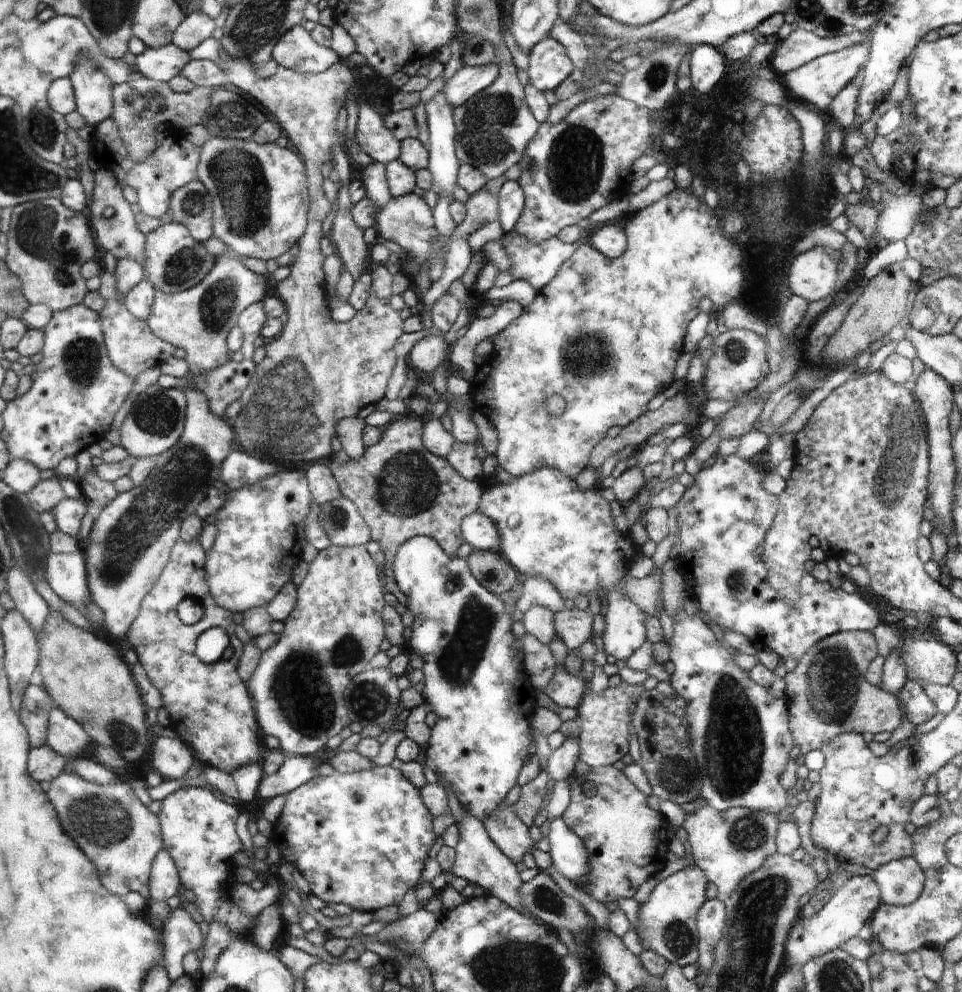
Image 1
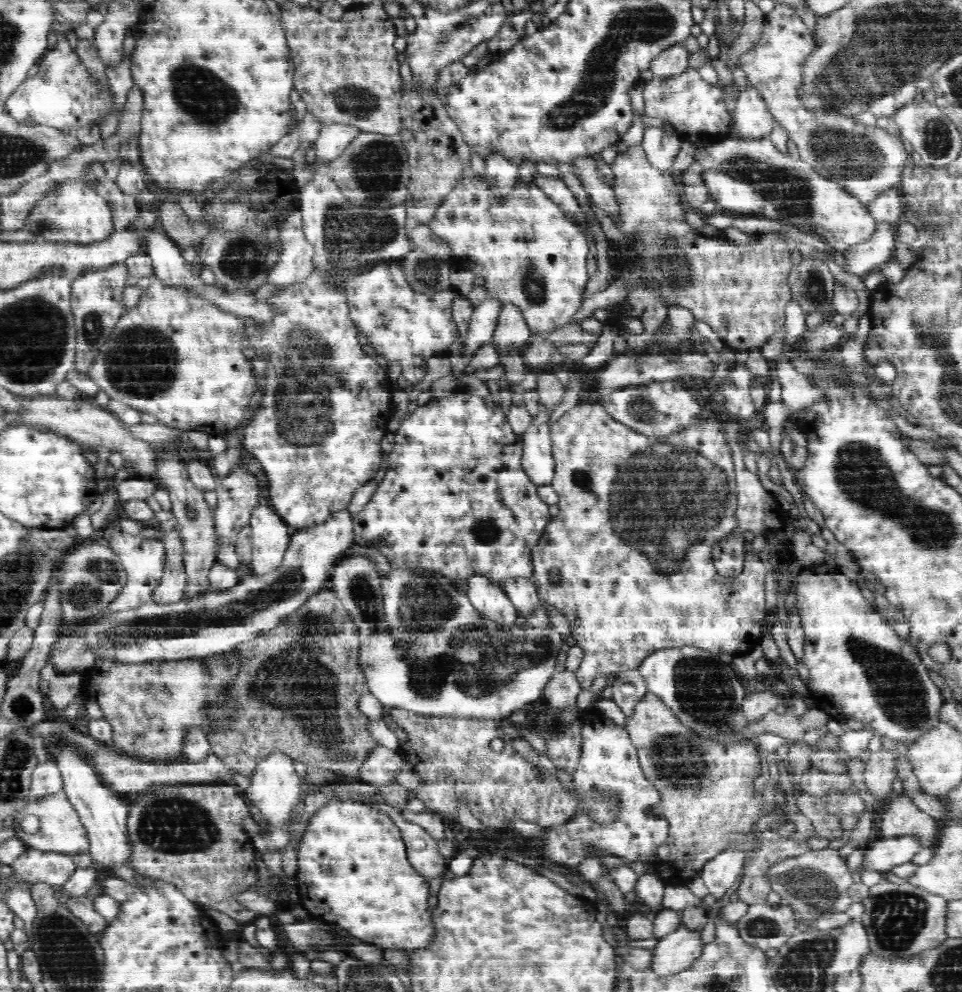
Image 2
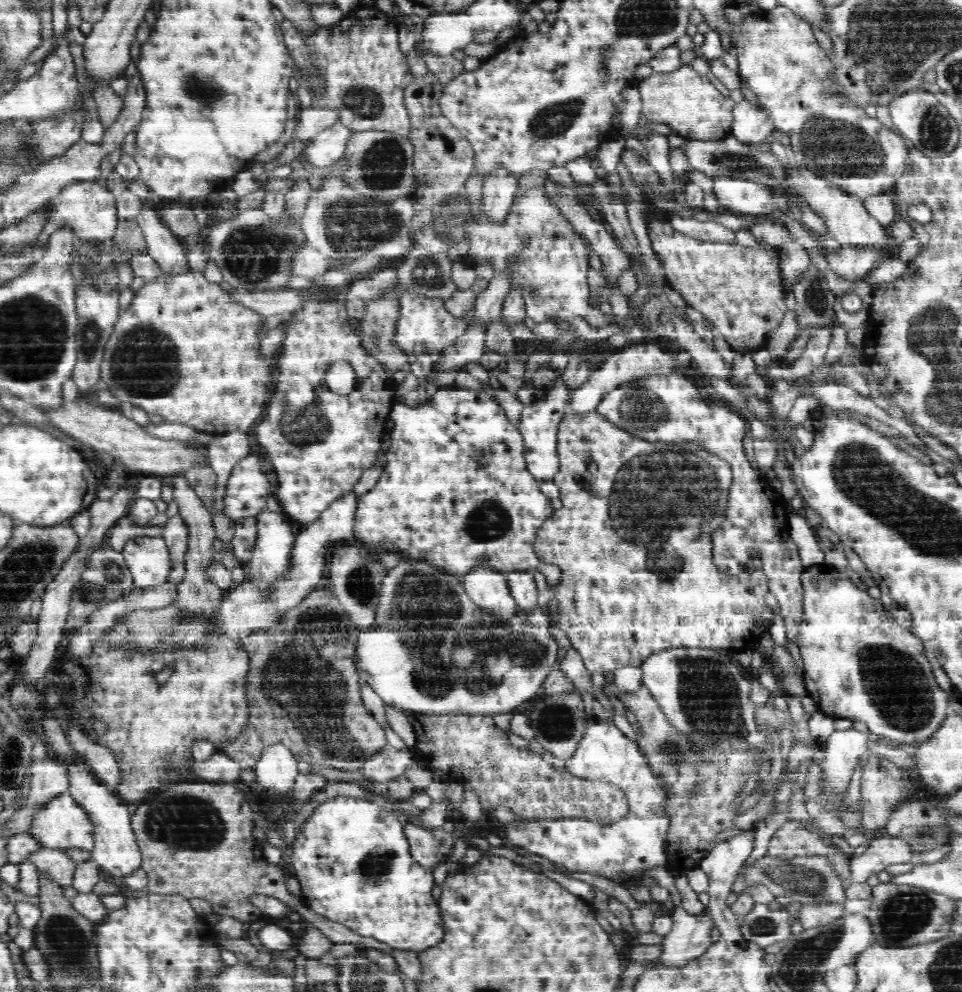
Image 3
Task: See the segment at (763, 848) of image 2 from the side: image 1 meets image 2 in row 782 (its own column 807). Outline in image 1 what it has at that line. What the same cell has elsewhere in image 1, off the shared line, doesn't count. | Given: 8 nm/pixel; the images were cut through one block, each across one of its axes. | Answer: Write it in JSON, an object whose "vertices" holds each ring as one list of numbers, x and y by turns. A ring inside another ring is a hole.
{"vertices":[[840,631,809,648,785,677,785,699,789,705,790,728,798,745,799,760,810,750,821,750,833,736,843,732,876,734,893,732,903,720,898,697,873,687,865,677,874,658,876,642,870,631]]}

